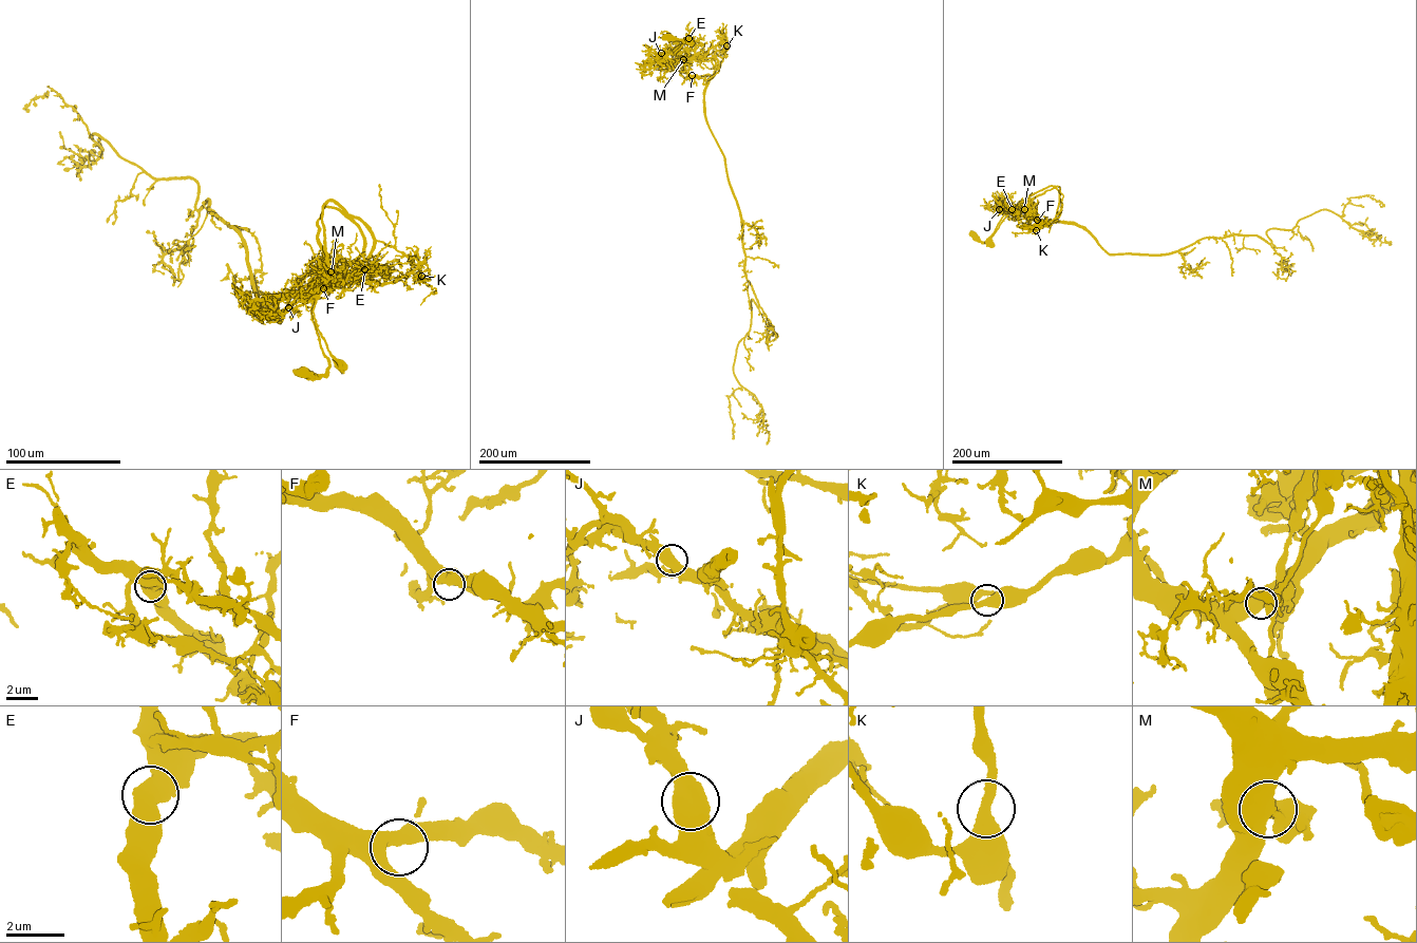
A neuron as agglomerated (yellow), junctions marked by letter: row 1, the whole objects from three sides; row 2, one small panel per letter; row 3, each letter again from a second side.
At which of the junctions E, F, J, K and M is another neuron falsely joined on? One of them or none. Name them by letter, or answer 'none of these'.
J

